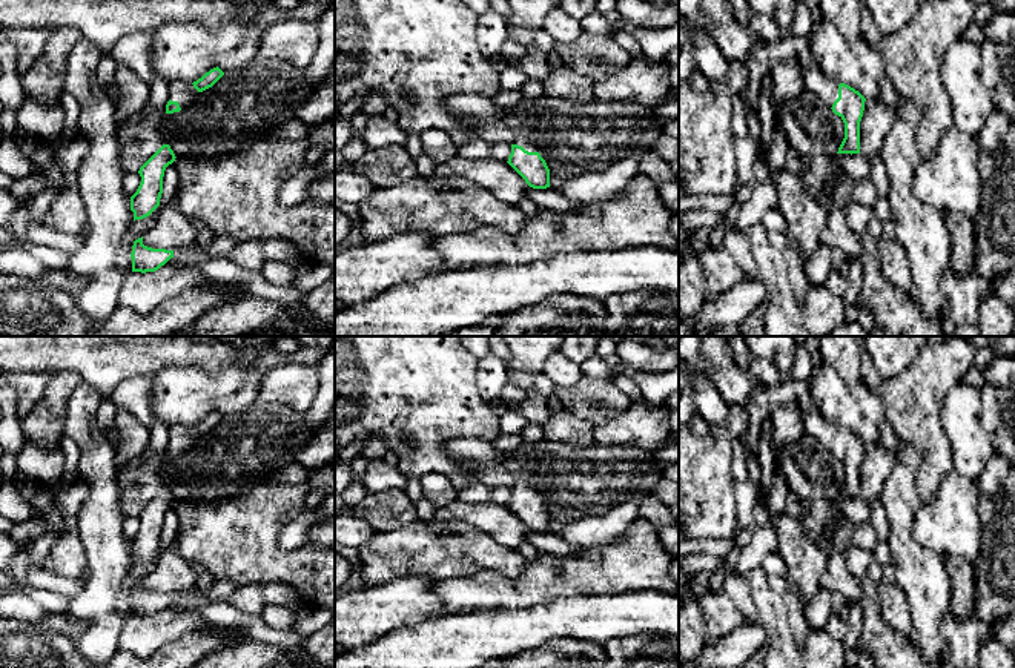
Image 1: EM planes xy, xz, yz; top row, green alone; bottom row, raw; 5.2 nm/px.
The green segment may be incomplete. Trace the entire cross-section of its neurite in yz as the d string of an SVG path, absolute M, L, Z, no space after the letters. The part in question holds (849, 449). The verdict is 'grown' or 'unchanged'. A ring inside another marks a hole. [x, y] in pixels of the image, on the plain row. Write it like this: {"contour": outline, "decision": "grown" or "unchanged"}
{"contour": "M802 410L805 435L814 436L845 467L837 498L860 498L860 465L866 442L854 432L829 424L818 412Z", "decision": "grown"}

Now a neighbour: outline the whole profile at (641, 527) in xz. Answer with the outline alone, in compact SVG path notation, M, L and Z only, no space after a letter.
M637 518L627 534L608 545L584 547L576 556L553 556L541 551L534 561L525 562L525 568L517 577L484 570L474 576L442 579L435 585L435 593L442 600L445 614L527 608L585 594L648 590L679 594L679 584L671 579L673 559L662 545L659 530L646 519Z

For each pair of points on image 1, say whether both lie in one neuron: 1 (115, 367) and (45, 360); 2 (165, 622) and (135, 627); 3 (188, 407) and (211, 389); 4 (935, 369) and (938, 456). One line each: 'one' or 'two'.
1: one
2: one
3: one
4: one

